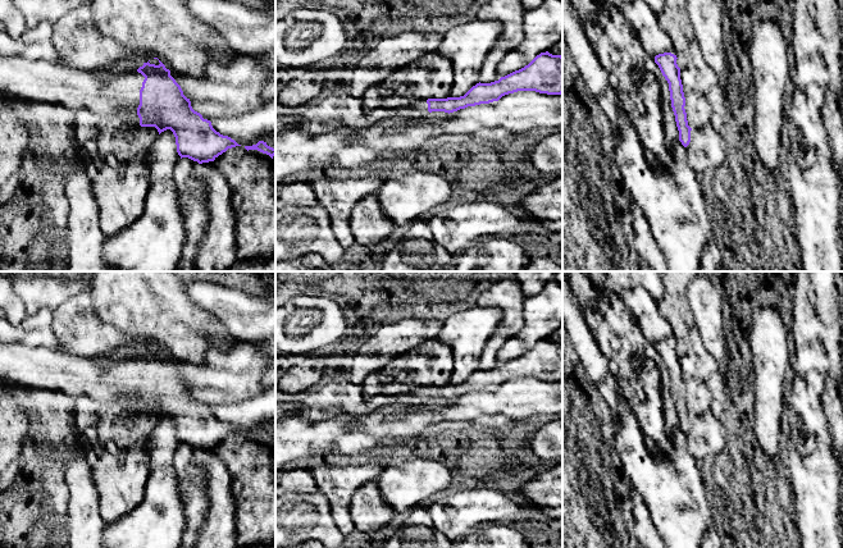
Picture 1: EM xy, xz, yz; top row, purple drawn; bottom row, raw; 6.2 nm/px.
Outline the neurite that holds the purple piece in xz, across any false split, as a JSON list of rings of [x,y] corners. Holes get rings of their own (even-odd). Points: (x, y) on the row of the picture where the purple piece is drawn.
[[[548,51],[537,55],[528,65],[515,70],[498,81],[491,83],[477,83],[464,96],[447,97],[447,99],[415,99],[410,106],[416,110],[445,111],[454,113],[468,106],[475,106],[480,104],[489,104],[498,101],[502,96],[514,93],[518,91],[536,91],[547,95],[561,95],[562,93],[562,56],[552,55]]]

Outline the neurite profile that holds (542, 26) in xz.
[[[543,0],[523,17],[524,40],[509,51],[497,65],[498,77],[505,77],[528,65],[541,52],[550,51],[562,37],[562,1]]]

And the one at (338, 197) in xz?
[[[323,177],[311,183],[319,205],[329,214],[332,232],[343,248],[350,250],[356,243],[350,227],[352,209],[363,198],[377,195],[382,183],[377,177],[343,181]]]

